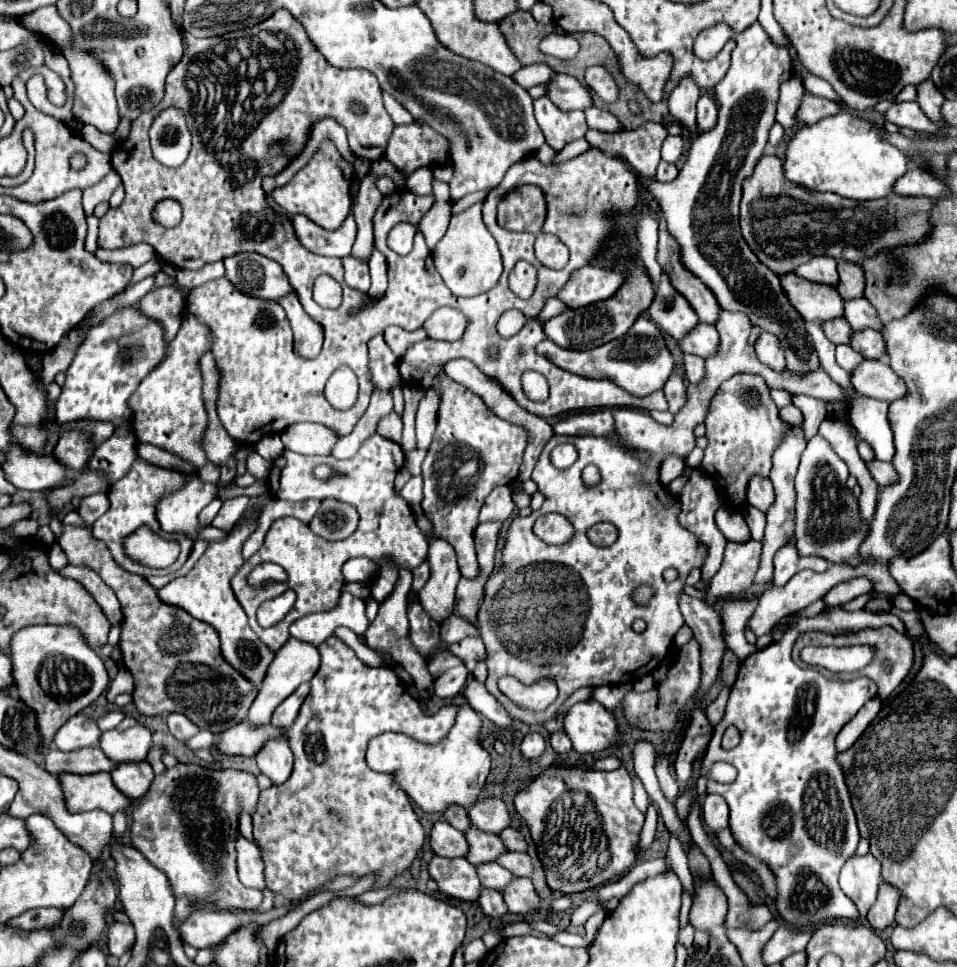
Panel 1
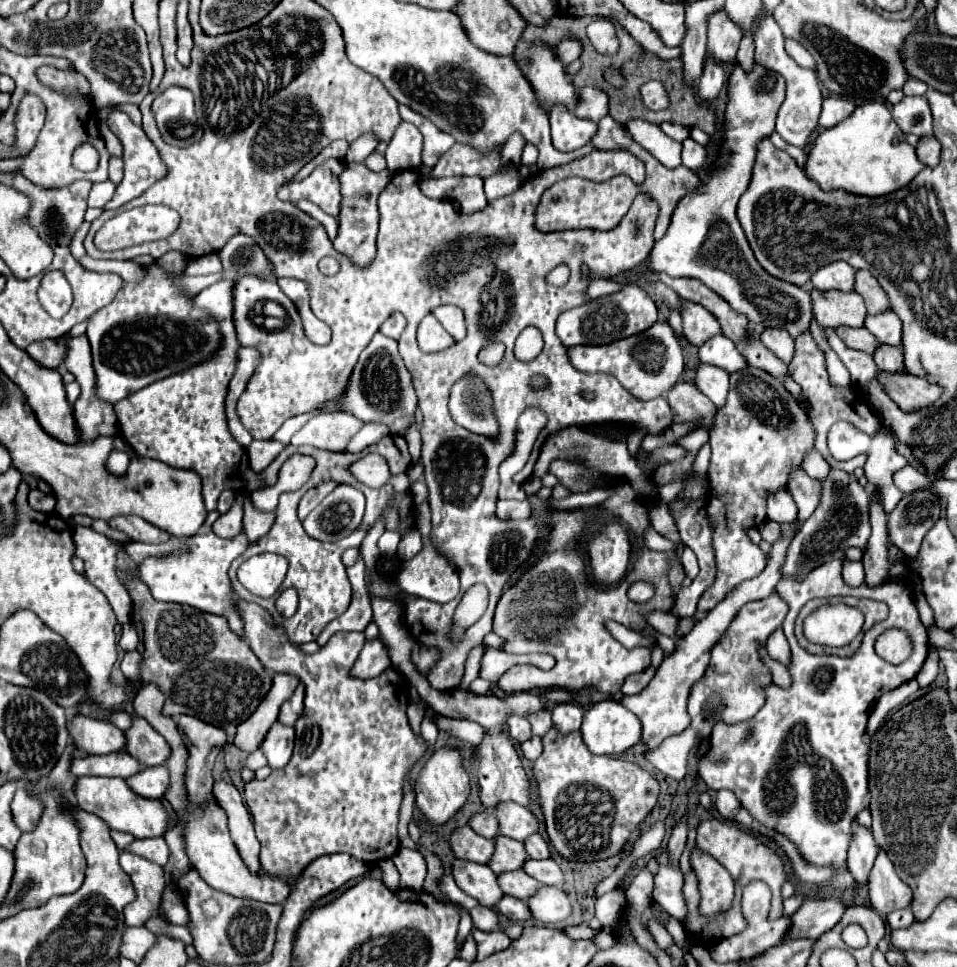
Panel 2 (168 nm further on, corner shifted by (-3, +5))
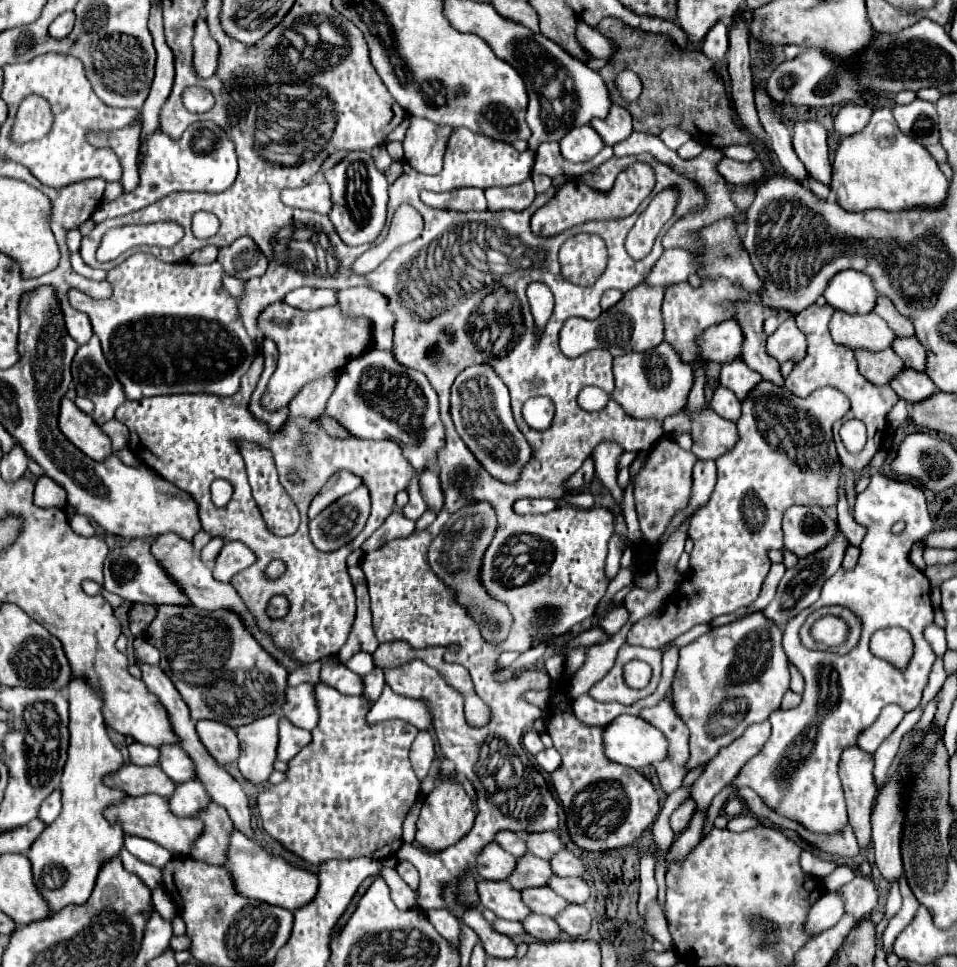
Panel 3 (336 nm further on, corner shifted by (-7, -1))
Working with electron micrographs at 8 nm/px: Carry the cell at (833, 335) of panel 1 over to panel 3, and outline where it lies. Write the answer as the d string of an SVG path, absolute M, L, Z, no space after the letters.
M855 351L855 359L859 363L859 371L875 385L885 385L891 377L901 371L903 361L891 351Z

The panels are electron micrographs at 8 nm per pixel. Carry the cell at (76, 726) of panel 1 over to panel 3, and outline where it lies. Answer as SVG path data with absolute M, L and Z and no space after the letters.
M131 743L127 745L129 751L129 761L135 765L157 765L159 759L159 749L143 743Z

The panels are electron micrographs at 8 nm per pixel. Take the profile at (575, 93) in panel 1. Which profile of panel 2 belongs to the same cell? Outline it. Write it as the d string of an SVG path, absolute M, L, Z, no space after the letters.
M583 87L579 93L583 93L583 105L575 109L575 115L599 123L609 113L609 95L599 87Z

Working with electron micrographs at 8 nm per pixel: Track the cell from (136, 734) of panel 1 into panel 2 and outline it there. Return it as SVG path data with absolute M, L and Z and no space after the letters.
M133 717L133 727L127 731L127 751L139 759L143 767L163 765L171 755L169 743L143 717Z

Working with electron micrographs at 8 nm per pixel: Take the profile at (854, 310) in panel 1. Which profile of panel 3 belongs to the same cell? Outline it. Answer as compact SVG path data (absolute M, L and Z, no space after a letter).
M895 337L891 349L903 359L903 363L907 363L907 367L915 371L925 369L925 349L915 337Z

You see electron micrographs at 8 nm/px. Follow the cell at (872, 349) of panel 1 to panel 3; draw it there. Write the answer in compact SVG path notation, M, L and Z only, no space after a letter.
M907 367L903 371L899 371L899 375L895 375L895 379L891 379L889 385L907 403L917 403L937 391L935 383L925 373L917 373Z

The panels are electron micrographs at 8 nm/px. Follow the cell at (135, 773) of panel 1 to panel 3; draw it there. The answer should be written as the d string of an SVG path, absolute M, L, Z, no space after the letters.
M187 781L187 783L177 783L175 795L167 799L171 811L177 817L193 817L197 815L199 809L203 809L209 803L209 795L205 793L203 785L197 781Z

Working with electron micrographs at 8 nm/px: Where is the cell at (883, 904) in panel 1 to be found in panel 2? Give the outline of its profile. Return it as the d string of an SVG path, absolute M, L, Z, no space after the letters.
M879 849L869 875L869 897L873 909L885 919L891 911L905 909L911 903L911 889L905 885L897 873L887 853Z

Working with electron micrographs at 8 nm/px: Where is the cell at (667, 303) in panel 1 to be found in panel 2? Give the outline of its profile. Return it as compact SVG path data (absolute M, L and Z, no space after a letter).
M683 301L681 317L683 317L683 333L687 341L695 347L701 347L711 337L721 335L721 325L713 317L713 313L709 313L705 307L697 303Z

